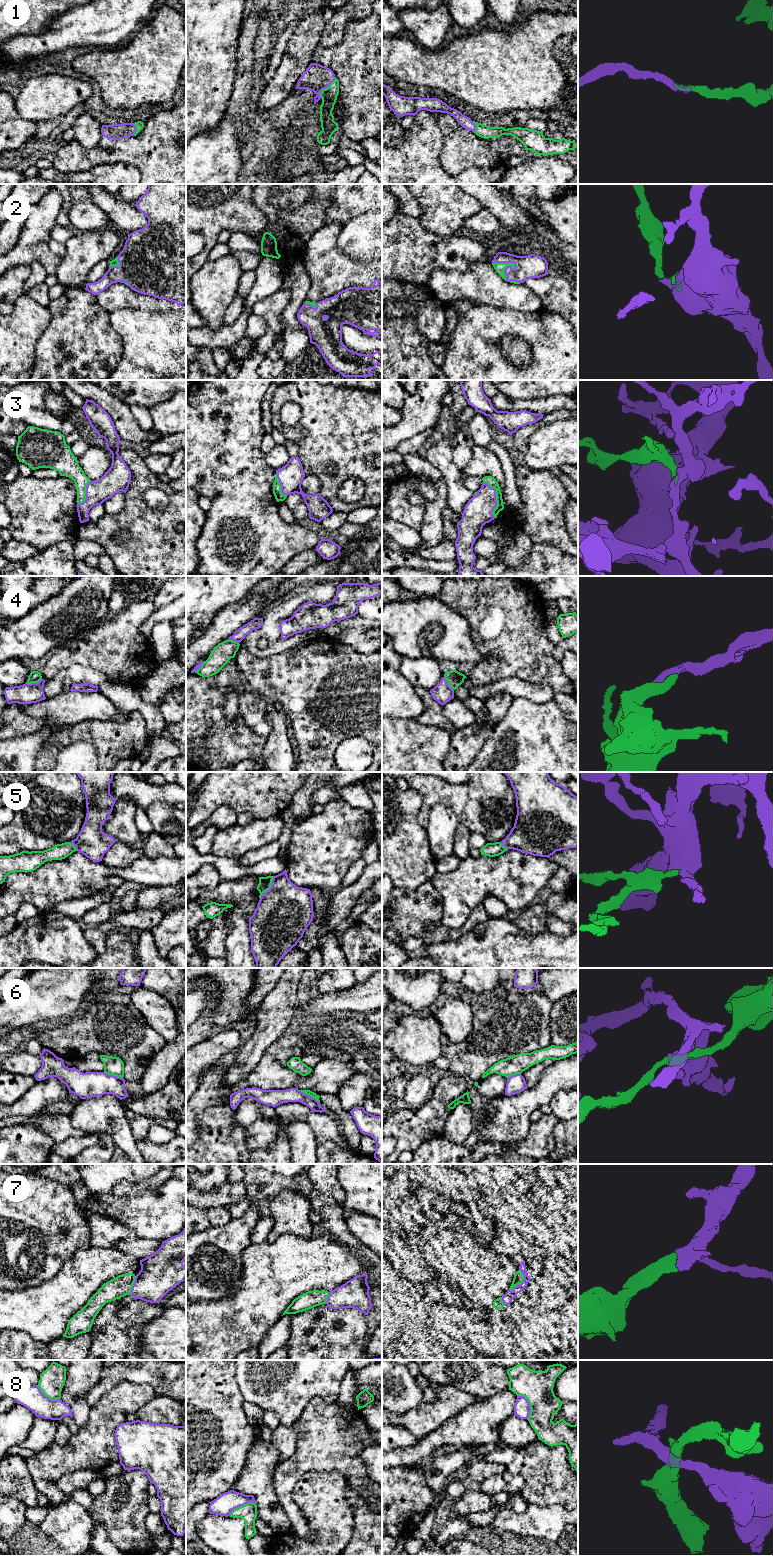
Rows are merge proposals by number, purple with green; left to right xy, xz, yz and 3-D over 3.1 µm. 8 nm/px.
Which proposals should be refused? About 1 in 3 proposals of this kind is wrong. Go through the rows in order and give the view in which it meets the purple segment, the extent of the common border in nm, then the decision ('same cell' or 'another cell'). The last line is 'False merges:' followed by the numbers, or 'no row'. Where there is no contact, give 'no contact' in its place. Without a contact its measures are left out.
1: meets purple in xz; contact 200 nm long; same cell
2: meets purple in yz; contact 200 nm long; same cell
3: meets purple in yz; contact 320 nm long; same cell
4: meets purple in xy; contact 130 nm long; another cell
5: meets purple in xz; contact 220 nm long; same cell
6: meets purple in xz; contact 220 nm long; another cell
7: meets purple in yz; contact 200 nm long; same cell
8: meets purple in yz; contact 220 nm long; another cell
False merges: 4, 6, 8

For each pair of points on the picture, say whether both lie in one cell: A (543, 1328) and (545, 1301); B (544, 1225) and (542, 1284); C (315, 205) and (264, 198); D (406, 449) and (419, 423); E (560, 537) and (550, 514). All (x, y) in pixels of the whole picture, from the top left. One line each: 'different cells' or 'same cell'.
A: different cells
B: different cells
C: same cell
D: different cells
E: same cell

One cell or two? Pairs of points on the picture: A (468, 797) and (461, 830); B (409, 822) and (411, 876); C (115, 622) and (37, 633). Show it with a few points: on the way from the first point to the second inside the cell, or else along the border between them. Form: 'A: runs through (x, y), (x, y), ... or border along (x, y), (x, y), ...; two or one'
A: border along (459, 822), (470, 833); two
B: runs through (409, 835), (409, 863); one
C: border along (110, 614), (81, 636), (75, 638); two

